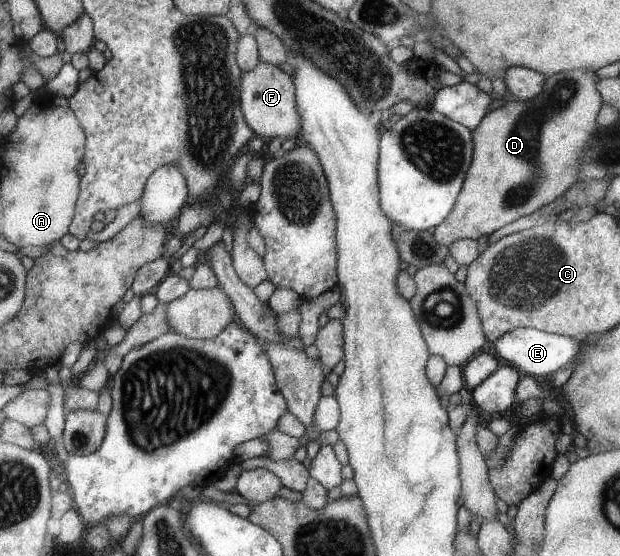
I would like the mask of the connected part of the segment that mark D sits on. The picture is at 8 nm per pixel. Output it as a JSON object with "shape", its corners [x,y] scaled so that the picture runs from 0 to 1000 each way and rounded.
{"shape":[[[945,122],[903,129],[882,138],[881,155],[863,176],[850,183],[821,182],[789,201],[761,234],[765,286],[753,306],[732,379],[721,388],[721,396],[702,408],[702,435],[723,444],[737,432],[789,424],[816,403],[882,372],[882,367],[911,351],[934,324],[940,266],[947,266],[966,228],[961,212],[973,191],[971,167],[965,164],[966,144],[958,126]]]}

